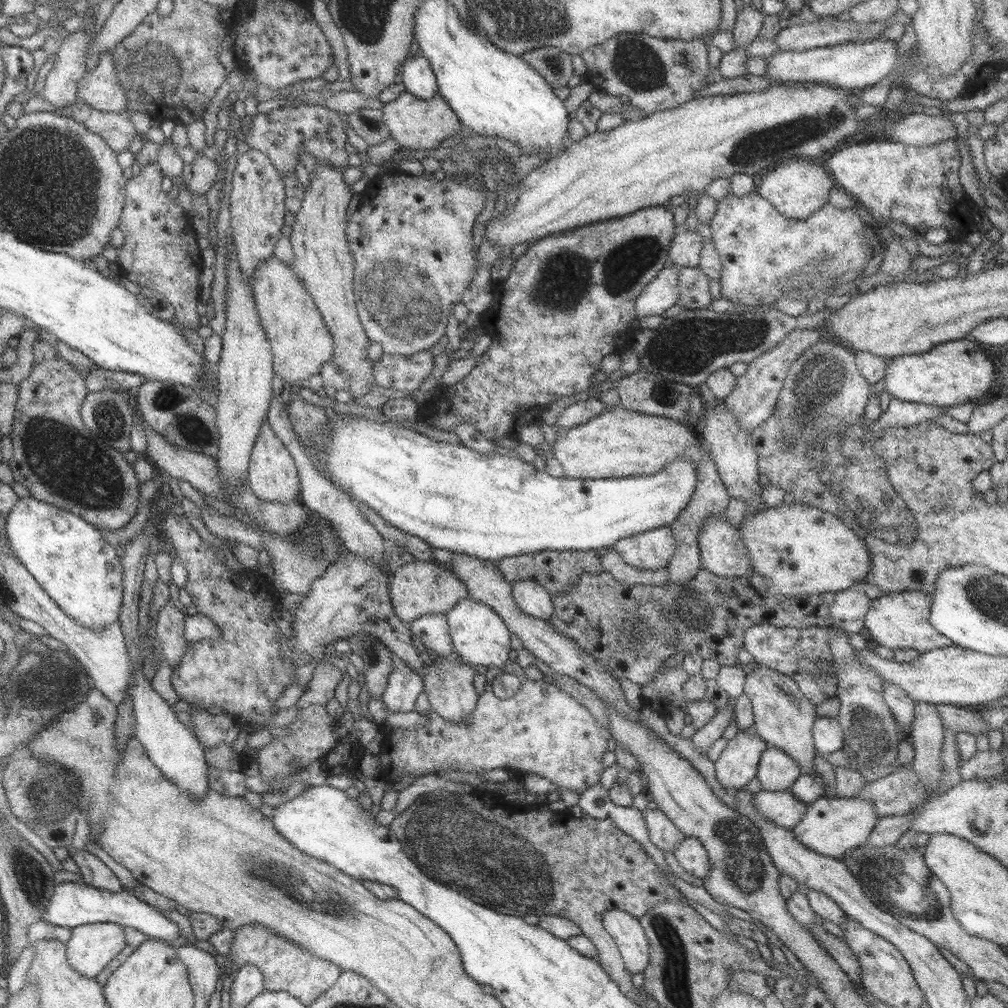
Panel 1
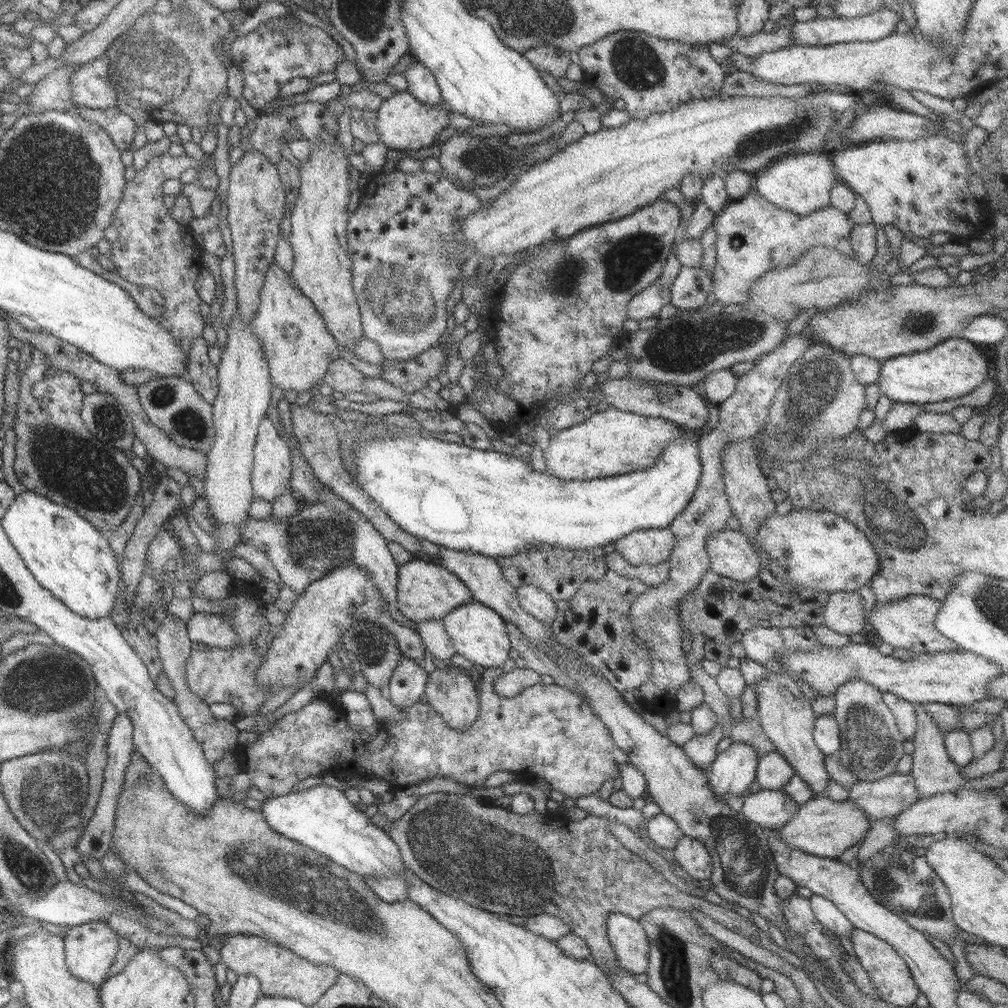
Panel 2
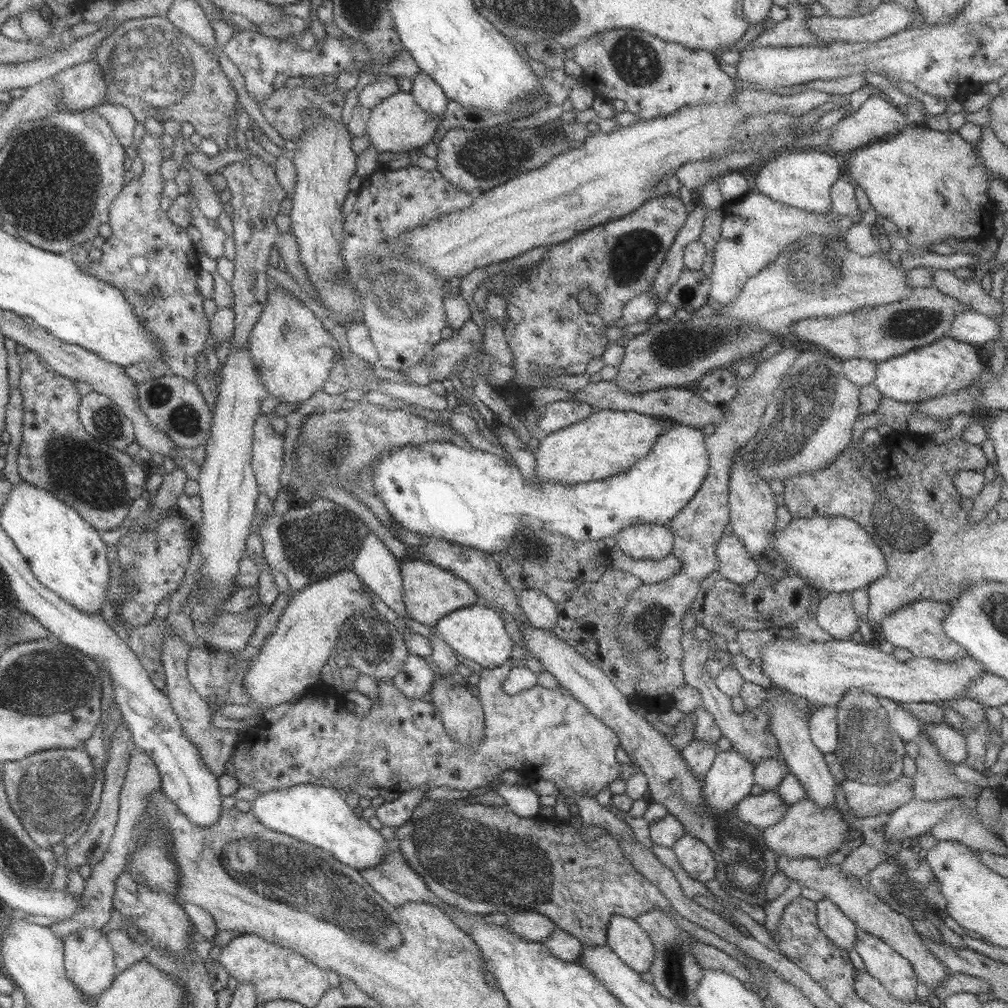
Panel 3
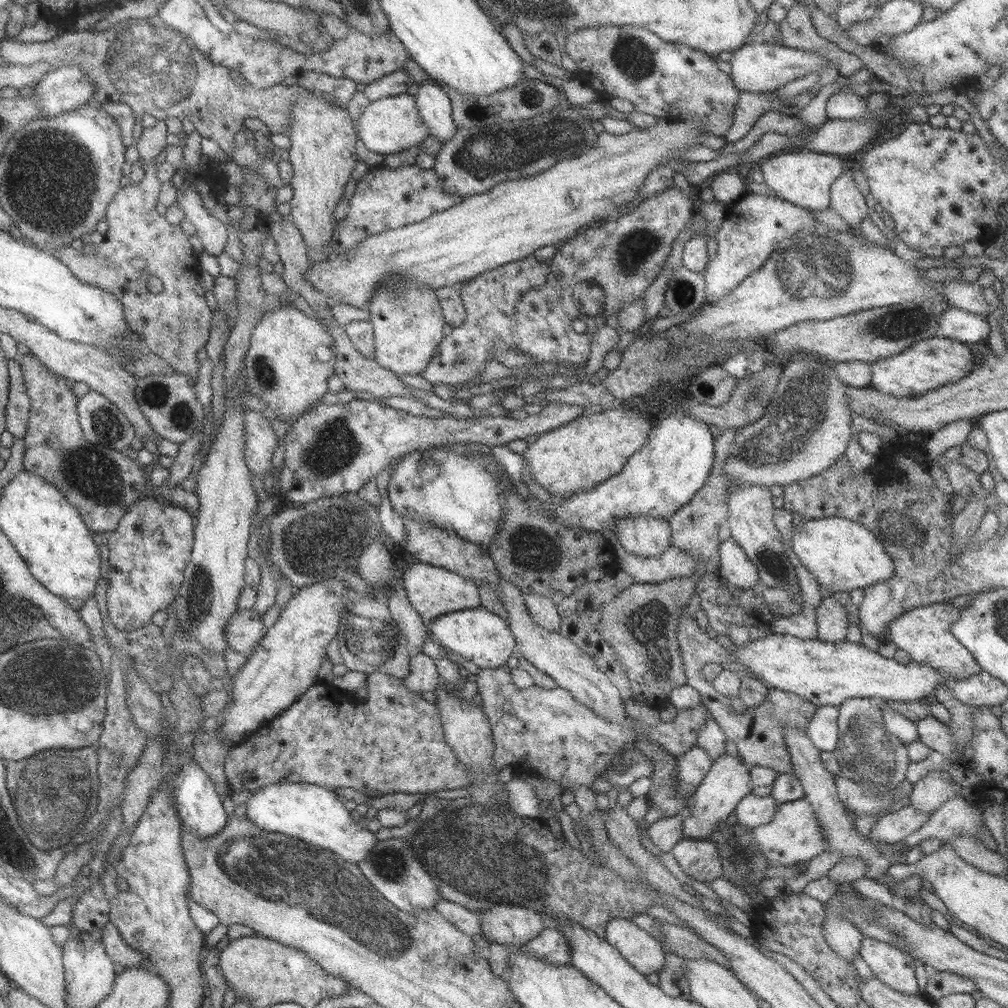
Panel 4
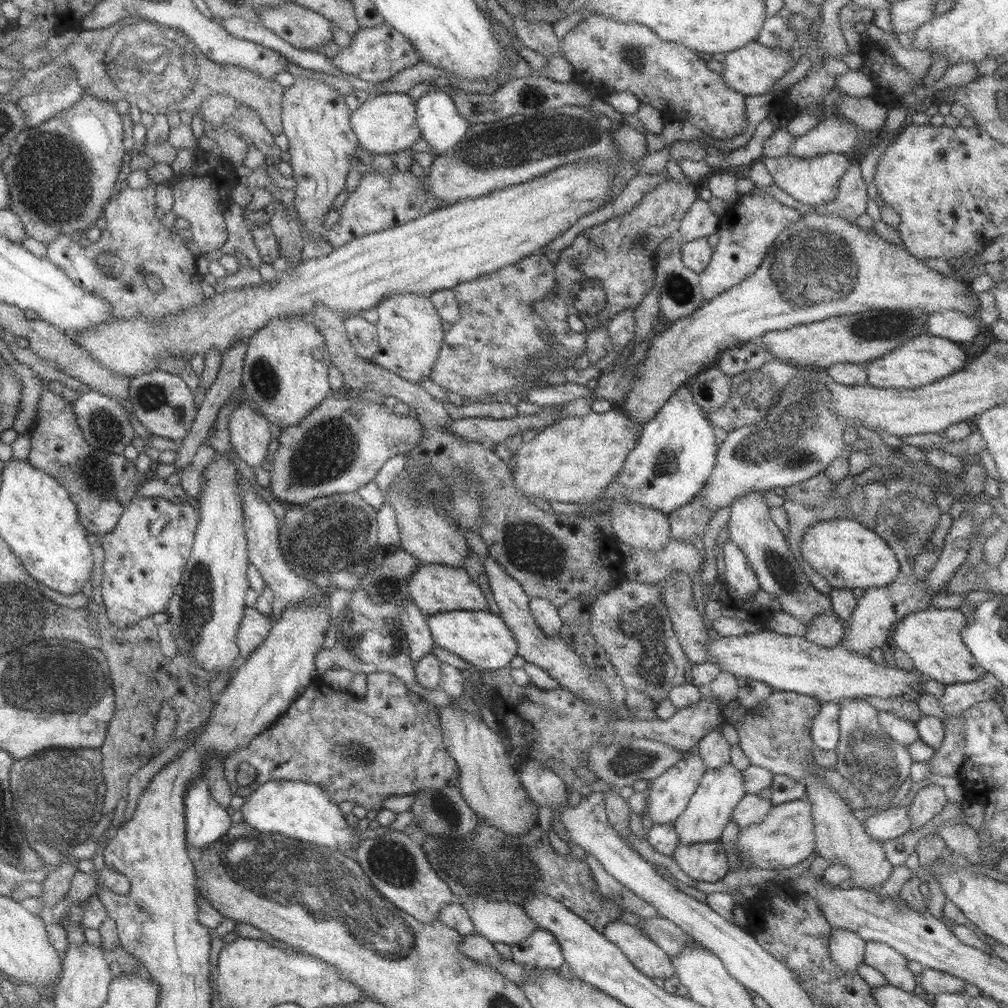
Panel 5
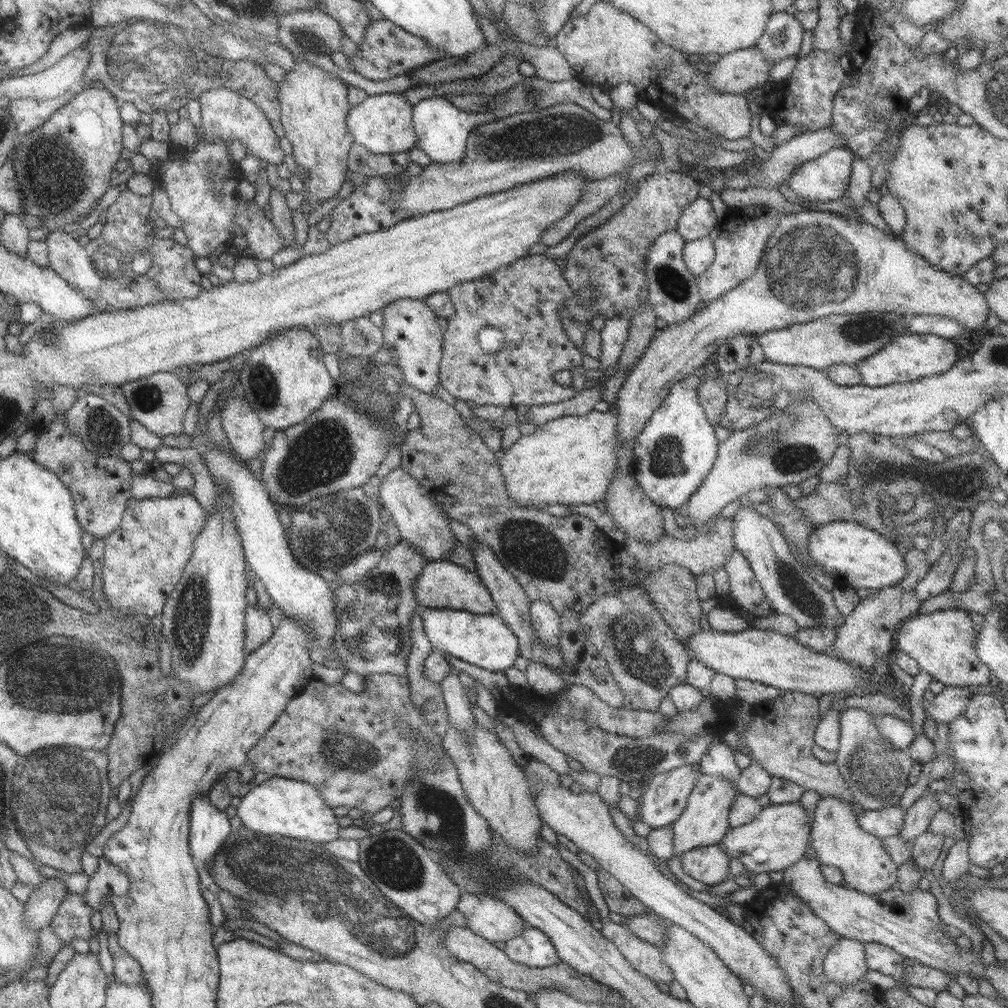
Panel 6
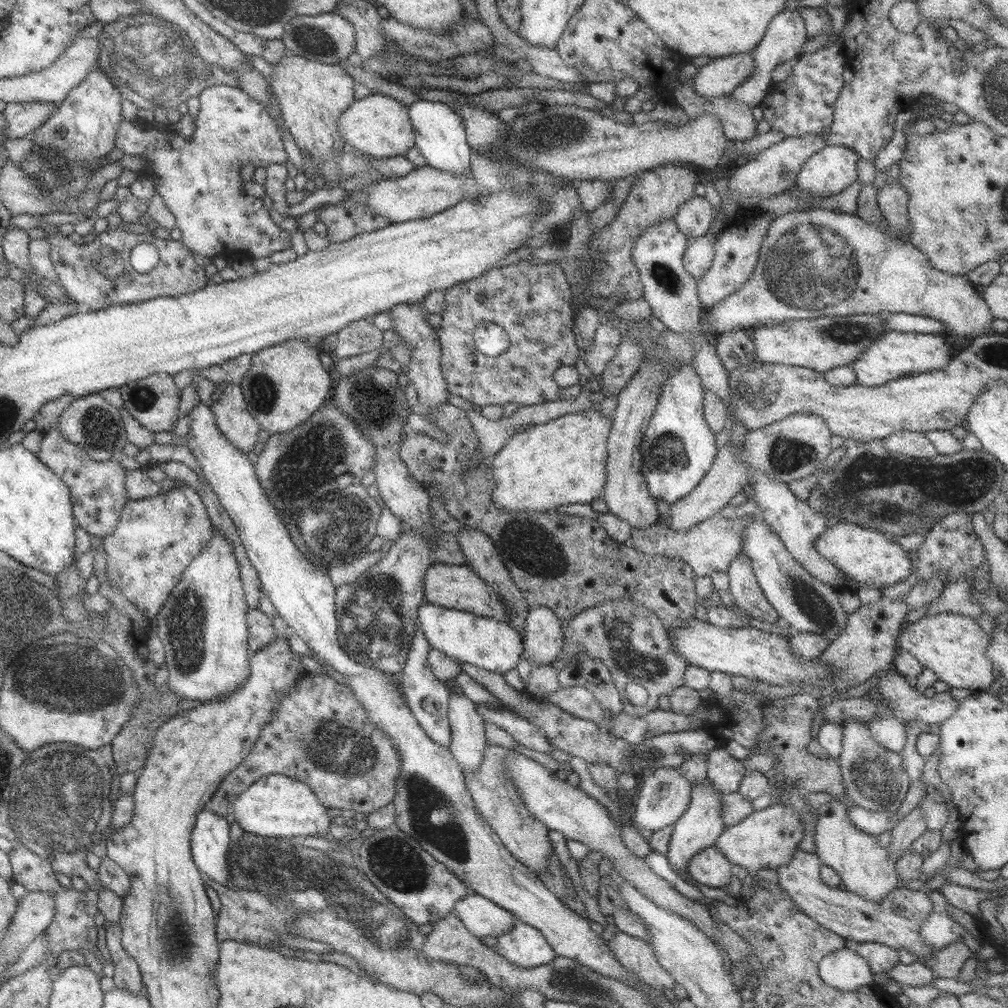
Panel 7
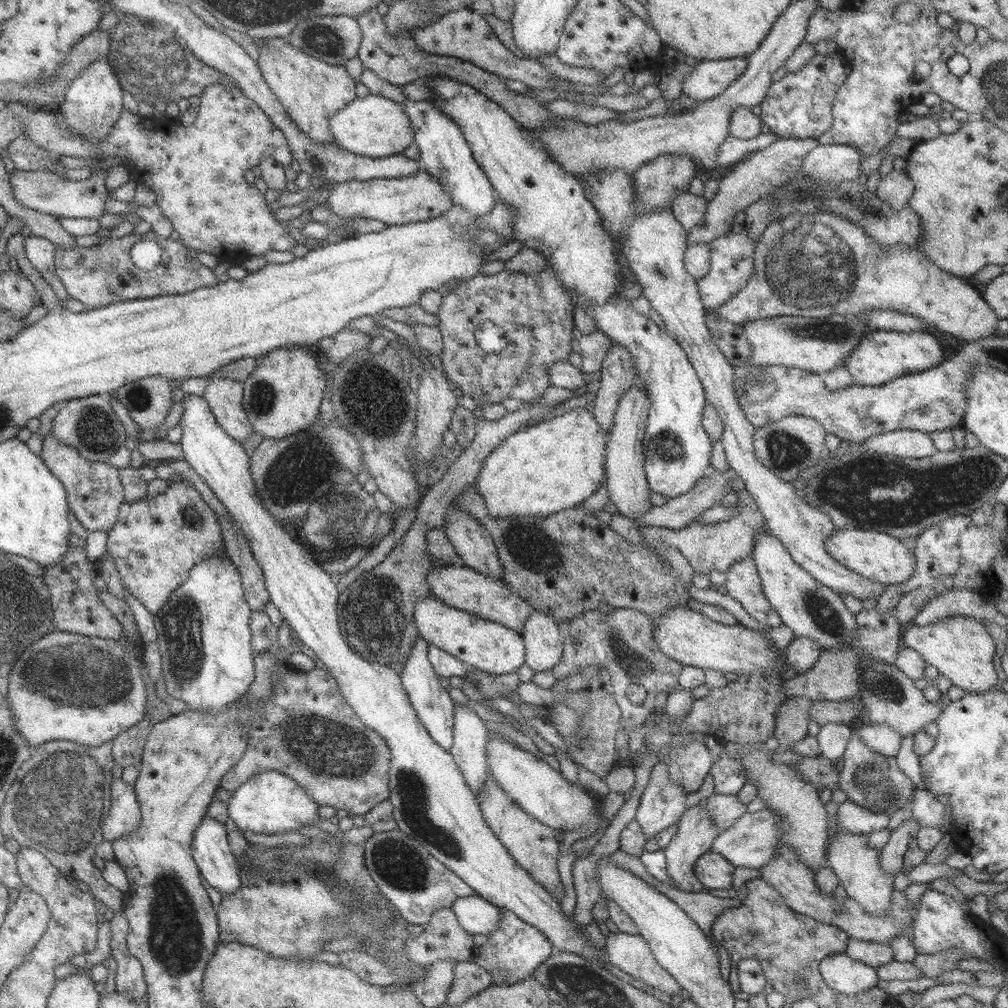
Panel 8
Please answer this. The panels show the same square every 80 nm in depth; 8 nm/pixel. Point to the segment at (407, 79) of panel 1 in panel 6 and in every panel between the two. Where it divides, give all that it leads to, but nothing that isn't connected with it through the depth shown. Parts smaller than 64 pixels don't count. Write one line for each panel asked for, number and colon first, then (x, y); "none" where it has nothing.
2: (422, 84)
3: (427, 92)
4: (434, 104)
5: (440, 124)
6: (442, 129)

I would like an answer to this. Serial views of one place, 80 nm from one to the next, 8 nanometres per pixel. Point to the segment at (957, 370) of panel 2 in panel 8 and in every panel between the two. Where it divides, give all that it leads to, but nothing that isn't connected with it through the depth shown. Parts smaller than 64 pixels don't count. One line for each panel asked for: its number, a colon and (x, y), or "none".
3: (947, 365)
4: (928, 364)
5: (926, 358)
6: (908, 357)
7: (895, 354)
8: (883, 355)

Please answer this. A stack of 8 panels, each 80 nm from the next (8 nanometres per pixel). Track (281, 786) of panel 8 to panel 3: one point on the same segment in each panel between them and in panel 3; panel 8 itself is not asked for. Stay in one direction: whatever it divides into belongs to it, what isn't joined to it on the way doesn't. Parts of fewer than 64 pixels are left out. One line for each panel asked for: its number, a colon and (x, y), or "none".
3: (320, 816)
4: (309, 812)
5: (301, 810)
6: (291, 808)
7: (276, 805)

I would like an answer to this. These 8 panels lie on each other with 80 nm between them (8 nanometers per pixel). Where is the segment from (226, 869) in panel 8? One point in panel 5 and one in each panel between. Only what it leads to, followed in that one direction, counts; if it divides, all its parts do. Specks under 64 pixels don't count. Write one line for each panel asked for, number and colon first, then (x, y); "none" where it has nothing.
5: (206, 821)
6: (209, 826)
7: (210, 840)

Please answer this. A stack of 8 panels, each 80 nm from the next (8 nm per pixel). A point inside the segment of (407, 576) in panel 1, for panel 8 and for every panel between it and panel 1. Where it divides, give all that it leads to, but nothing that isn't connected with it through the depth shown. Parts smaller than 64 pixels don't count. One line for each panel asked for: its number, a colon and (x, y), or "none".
2: (425, 590)
3: (430, 592)
4: (433, 591)
5: (434, 588)
6: (442, 584)
7: (456, 586)
8: (461, 587)

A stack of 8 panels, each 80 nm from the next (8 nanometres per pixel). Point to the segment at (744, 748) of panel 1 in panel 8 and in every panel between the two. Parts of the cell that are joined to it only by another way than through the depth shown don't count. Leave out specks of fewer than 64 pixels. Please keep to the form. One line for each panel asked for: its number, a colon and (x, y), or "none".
2: (734, 770)
3: (730, 779)
4: (727, 783)
5: (720, 790)
6: (705, 821)
7: (700, 825)
8: (696, 832)

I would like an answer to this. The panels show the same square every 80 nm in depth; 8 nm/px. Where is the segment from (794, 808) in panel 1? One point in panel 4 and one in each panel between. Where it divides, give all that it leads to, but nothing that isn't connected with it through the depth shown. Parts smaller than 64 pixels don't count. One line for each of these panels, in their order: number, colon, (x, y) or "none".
2: (772, 809)
3: (763, 811)
4: (753, 811)

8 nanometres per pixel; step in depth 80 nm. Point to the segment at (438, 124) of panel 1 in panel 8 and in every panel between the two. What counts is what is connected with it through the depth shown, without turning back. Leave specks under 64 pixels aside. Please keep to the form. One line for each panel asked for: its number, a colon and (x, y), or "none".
2: (404, 123)
3: (398, 124)
4: (392, 124)
5: (387, 123)
6: (383, 123)
7: (378, 125)
8: (375, 126)

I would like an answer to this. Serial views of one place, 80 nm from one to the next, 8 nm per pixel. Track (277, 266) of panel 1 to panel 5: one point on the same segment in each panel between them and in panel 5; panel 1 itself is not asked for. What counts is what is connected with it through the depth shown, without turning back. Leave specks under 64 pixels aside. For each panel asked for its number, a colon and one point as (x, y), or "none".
2: (298, 346)
3: (293, 352)
4: (290, 357)
5: (286, 366)

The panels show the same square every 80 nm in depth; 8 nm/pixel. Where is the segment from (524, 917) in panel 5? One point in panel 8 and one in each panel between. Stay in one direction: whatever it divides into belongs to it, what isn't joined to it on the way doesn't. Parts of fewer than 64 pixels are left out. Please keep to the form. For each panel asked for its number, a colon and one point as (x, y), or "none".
6: (491, 918)
7: (481, 916)
8: (476, 915)

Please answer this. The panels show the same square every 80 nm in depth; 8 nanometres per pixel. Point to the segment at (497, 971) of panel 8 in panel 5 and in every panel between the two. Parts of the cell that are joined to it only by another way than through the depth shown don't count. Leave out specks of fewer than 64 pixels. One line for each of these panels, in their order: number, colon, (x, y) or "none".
5: (541, 950)
6: (532, 948)
7: (523, 945)

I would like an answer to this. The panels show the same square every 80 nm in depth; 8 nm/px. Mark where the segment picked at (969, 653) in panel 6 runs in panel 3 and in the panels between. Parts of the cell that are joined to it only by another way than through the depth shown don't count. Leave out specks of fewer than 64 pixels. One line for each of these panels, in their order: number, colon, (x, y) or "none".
3: (918, 626)
4: (924, 632)
5: (931, 637)

